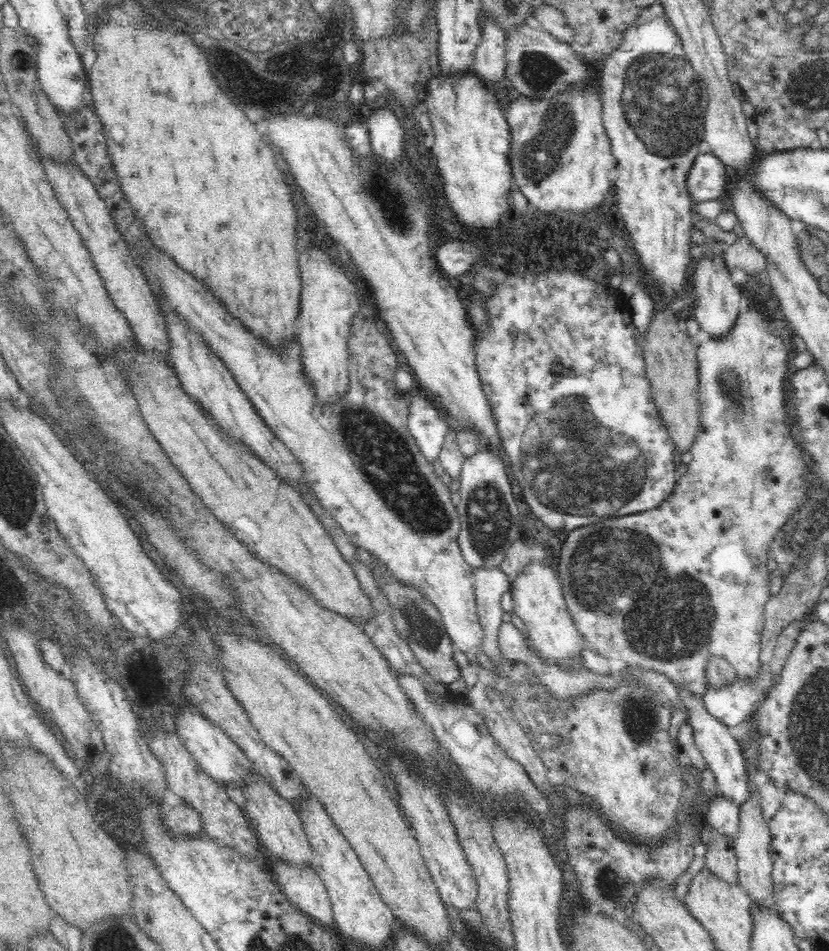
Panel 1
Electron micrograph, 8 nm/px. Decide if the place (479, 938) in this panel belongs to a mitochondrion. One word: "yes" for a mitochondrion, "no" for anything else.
yes

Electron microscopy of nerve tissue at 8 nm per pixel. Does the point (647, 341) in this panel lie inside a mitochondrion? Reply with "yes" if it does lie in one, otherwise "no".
no

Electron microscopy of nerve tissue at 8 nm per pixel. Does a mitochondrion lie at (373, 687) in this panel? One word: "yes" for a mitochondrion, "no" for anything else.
no

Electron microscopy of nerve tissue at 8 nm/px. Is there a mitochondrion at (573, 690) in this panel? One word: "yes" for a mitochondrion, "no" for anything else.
no

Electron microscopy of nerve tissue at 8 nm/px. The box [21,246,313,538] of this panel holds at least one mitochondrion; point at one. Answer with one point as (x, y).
(91, 424)

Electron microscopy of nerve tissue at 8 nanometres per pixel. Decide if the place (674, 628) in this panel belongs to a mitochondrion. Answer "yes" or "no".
yes

